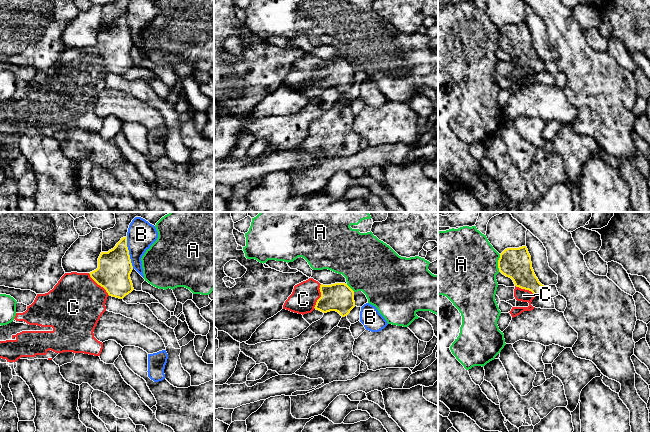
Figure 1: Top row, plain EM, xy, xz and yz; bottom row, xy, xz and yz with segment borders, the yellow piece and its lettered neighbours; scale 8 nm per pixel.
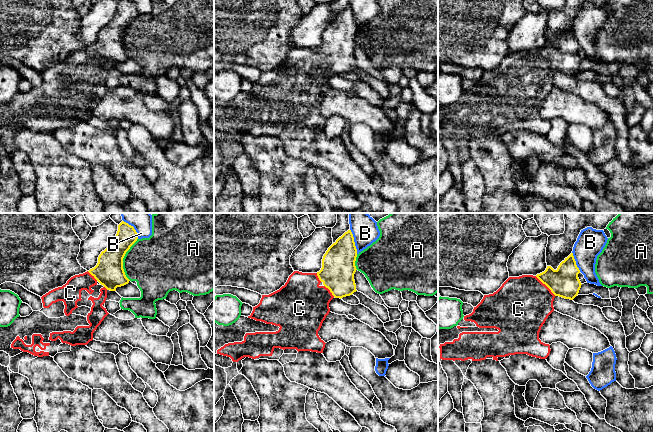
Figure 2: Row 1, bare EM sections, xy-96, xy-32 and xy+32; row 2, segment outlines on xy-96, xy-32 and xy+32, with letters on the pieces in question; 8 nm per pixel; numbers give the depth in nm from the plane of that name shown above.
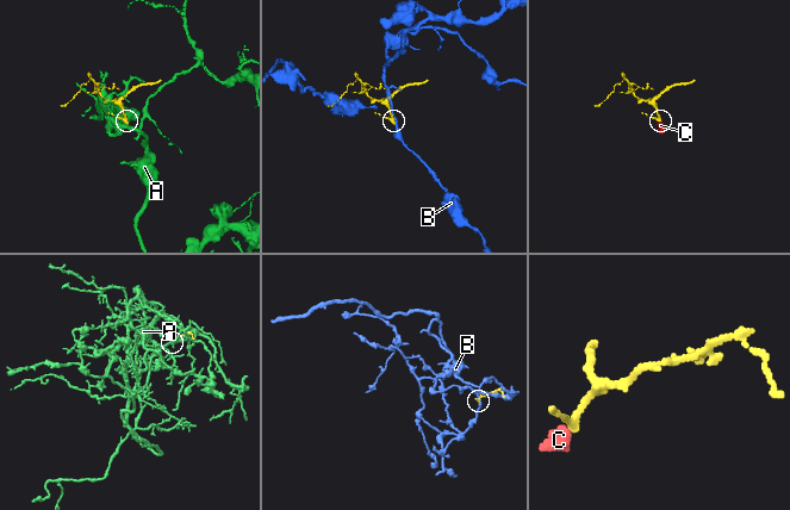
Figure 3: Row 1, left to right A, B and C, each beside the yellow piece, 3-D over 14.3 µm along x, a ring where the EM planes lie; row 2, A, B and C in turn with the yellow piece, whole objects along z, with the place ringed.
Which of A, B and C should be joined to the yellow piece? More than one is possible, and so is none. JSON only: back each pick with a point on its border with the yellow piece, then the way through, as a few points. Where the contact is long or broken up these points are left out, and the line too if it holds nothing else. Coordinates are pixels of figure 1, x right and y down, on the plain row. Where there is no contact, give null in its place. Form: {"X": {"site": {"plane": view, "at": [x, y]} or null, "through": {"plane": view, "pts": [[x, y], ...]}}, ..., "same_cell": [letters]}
{"C": {"site": {"plane": "xy", "at": [99, 60]}, "through": {"plane": "xy", "pts": [[114, 44], [99, 60], [87, 68], [75, 80]]}}, "same_cell": ["C"]}

